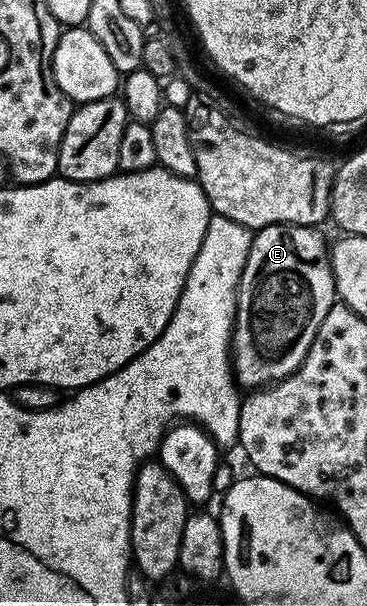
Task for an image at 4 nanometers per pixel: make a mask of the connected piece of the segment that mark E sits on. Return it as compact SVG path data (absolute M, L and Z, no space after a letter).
M272 224L253 232L251 250L237 287L237 320L233 324L231 363L240 387L256 390L290 376L307 358L315 334L335 302L337 283L333 281L331 248L316 227L308 224Z

